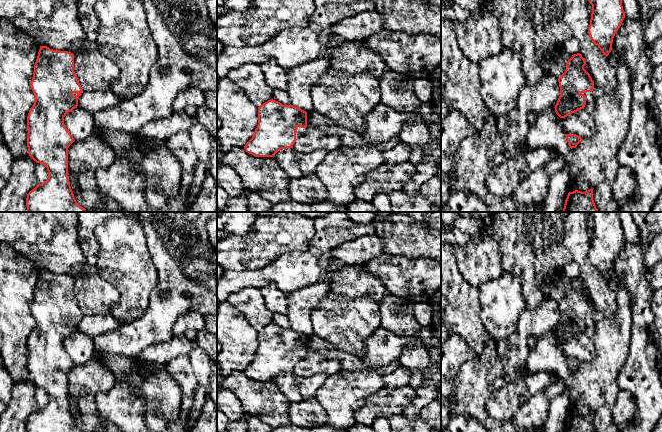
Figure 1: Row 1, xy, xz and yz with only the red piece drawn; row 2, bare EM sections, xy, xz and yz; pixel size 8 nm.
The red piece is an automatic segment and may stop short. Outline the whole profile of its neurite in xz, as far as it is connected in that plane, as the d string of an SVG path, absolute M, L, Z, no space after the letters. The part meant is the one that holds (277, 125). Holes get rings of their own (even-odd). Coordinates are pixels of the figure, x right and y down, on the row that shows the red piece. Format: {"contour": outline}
{"contour": "M270 99L258 107L258 125L244 149L255 157L274 157L281 149L293 148L295 141L307 131L307 119L308 112Z"}

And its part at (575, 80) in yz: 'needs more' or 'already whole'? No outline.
needs more

